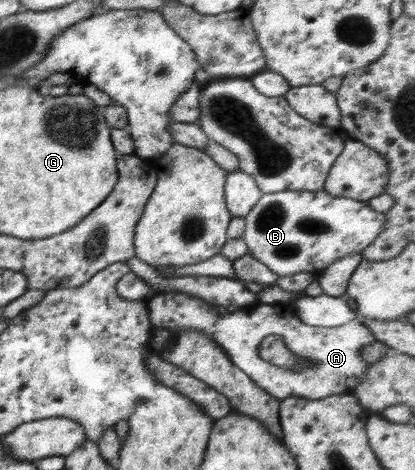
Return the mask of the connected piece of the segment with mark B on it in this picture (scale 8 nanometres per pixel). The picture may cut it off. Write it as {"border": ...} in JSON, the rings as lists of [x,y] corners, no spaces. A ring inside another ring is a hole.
{"border":[[[282,190],[264,194],[244,219],[245,230],[242,239],[247,246],[248,254],[267,265],[278,277],[289,277],[297,273],[325,271],[327,266],[335,263],[337,259],[361,253],[384,229],[386,214],[371,209],[366,201],[336,197],[325,190]]]}

